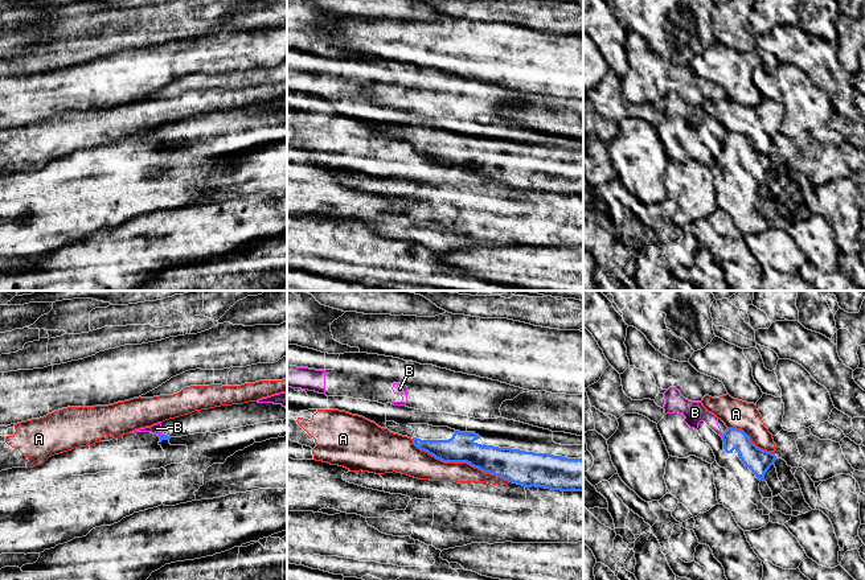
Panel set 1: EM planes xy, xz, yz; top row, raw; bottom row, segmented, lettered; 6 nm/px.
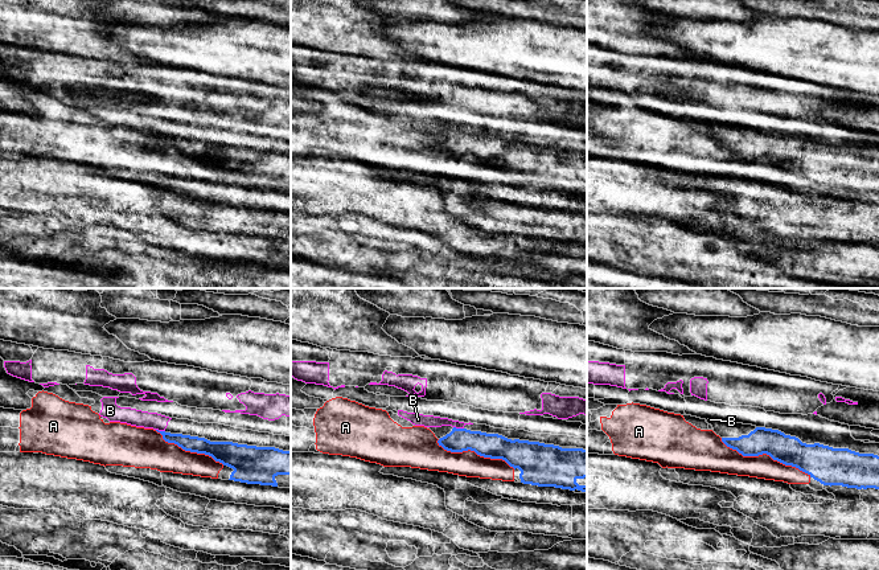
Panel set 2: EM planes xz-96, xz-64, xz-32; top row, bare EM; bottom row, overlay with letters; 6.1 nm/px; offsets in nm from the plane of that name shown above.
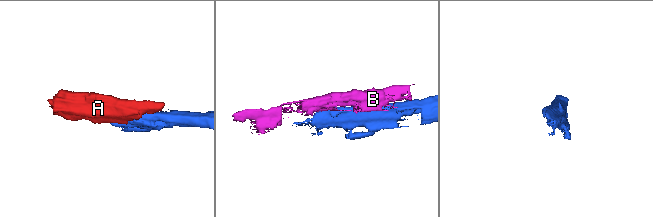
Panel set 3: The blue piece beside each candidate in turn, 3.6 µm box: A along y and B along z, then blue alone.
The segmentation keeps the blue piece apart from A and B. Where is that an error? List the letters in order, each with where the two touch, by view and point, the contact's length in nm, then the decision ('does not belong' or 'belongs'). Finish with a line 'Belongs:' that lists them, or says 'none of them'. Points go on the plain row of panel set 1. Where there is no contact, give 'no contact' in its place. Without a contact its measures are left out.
A: meets blue in xz at (459, 165); contact 650 nm long; does not belong
B: meets blue in yz at (722, 139); contact 30 nm long; does not belong
Belongs: none of them

